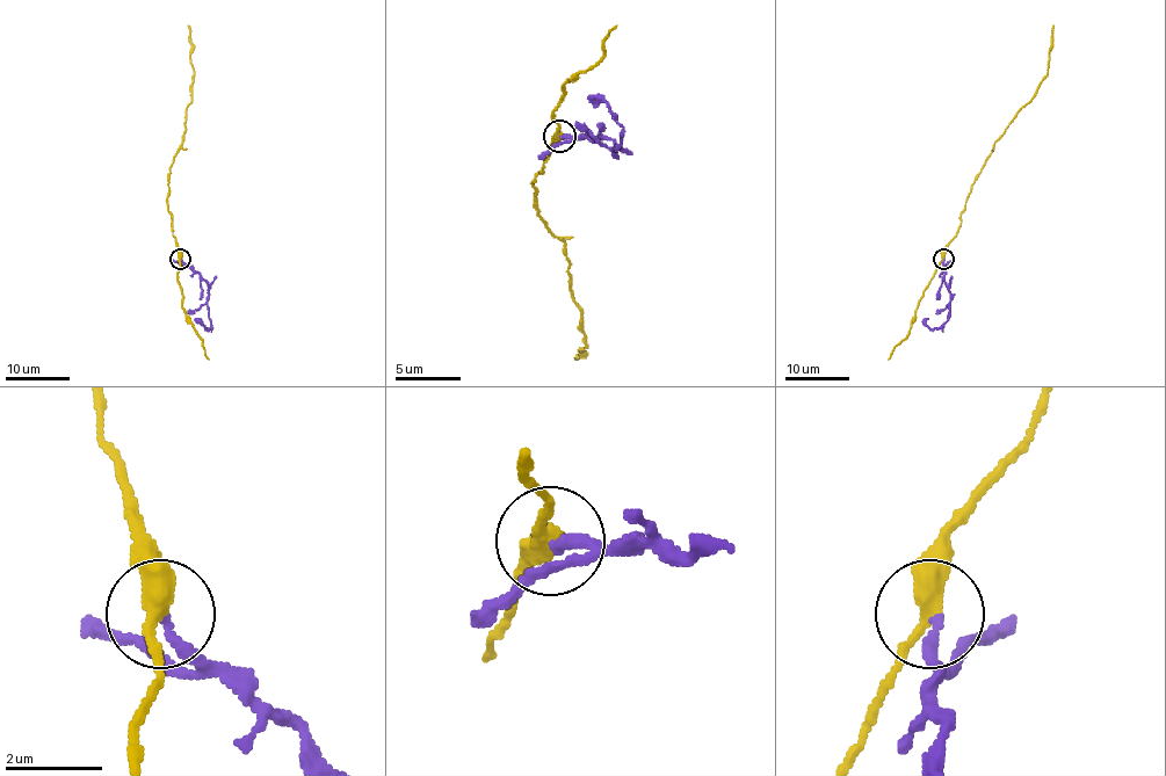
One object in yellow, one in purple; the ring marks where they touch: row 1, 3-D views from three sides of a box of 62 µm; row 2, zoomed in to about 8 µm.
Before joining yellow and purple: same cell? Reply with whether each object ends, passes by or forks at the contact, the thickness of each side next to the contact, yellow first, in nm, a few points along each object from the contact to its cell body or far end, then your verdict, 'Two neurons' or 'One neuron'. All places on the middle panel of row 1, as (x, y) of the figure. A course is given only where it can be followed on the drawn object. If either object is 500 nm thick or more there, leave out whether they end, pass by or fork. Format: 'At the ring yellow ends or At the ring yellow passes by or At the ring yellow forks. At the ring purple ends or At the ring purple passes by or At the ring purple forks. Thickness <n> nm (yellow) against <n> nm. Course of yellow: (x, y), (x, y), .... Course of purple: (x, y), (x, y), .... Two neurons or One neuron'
At the ring yellow passes by. At the ring purple ends. Thickness 360 nm (yellow) against 220 nm. Course of yellow: (560, 135), (531, 183), (537, 214), (564, 243), (570, 298), (580, 307), (586, 347), (580, 356), (573, 356). Course of purple: (560, 135), (609, 138), (616, 145), (616, 151), (622, 142), (620, 122), (602, 102), (586, 99). Two neurons

